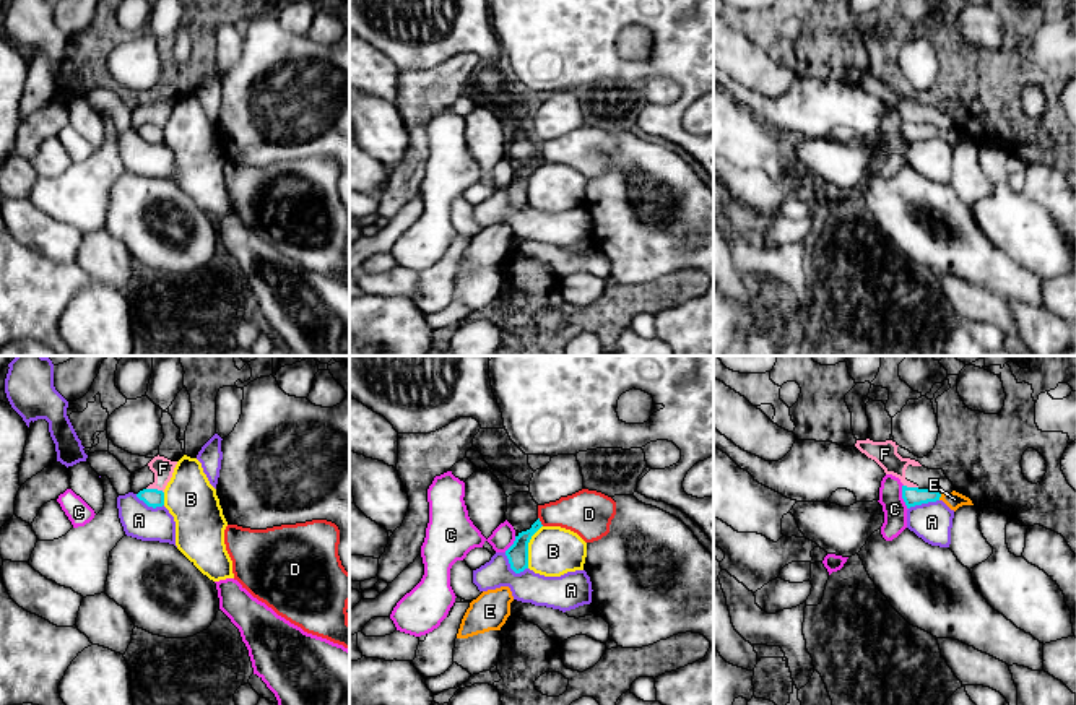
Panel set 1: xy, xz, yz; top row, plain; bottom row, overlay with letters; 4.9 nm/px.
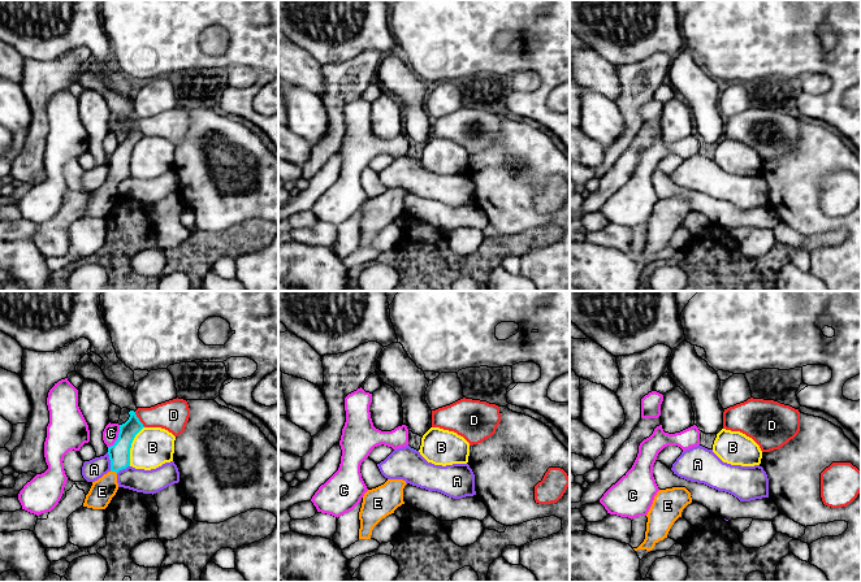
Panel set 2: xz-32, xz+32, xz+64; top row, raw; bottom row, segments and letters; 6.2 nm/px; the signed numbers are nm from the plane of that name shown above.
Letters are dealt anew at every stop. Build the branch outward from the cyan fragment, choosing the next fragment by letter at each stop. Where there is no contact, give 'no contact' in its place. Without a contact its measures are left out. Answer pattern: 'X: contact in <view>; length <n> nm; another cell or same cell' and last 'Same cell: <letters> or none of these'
A: contact in xz; length 150 nm; another cell
B: contact in xz; length 220 nm; another cell
C: contact in yz; length 130 nm; another cell
D: contact in xz; length 50 nm; another cell
E: contact in yz; length 40 nm; same cell
F: contact in xy; length 90 nm; another cell
Same cell: E

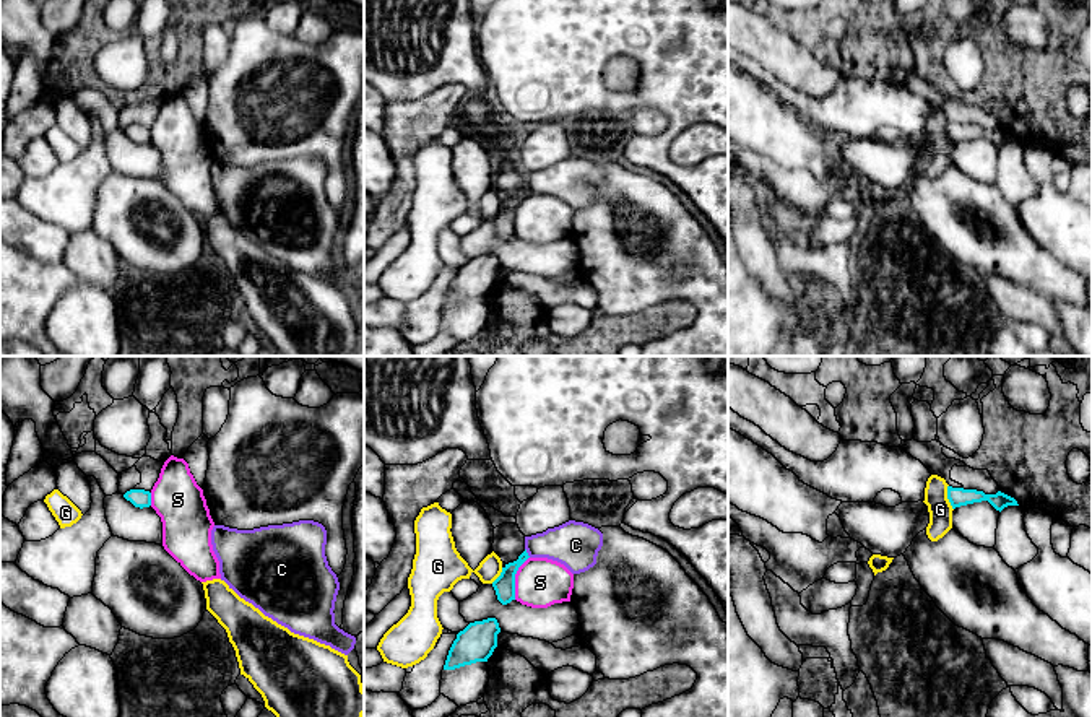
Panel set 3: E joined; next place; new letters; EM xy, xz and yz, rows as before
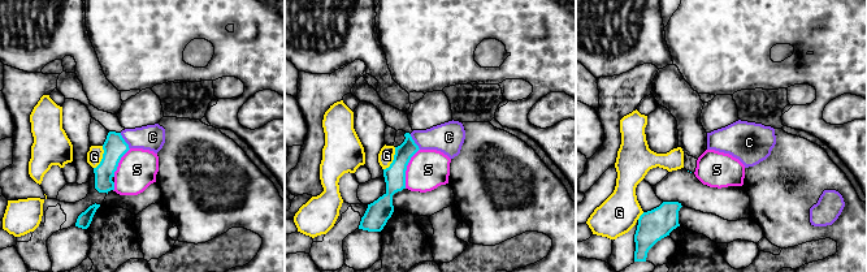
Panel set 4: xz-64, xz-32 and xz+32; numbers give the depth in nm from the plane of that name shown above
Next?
C: contact in xz; length 50 nm; another cell
G: contact in yz; length 130 nm; another cell
S: contact in xz; length 220 nm; another cell
Same cell: none of these

